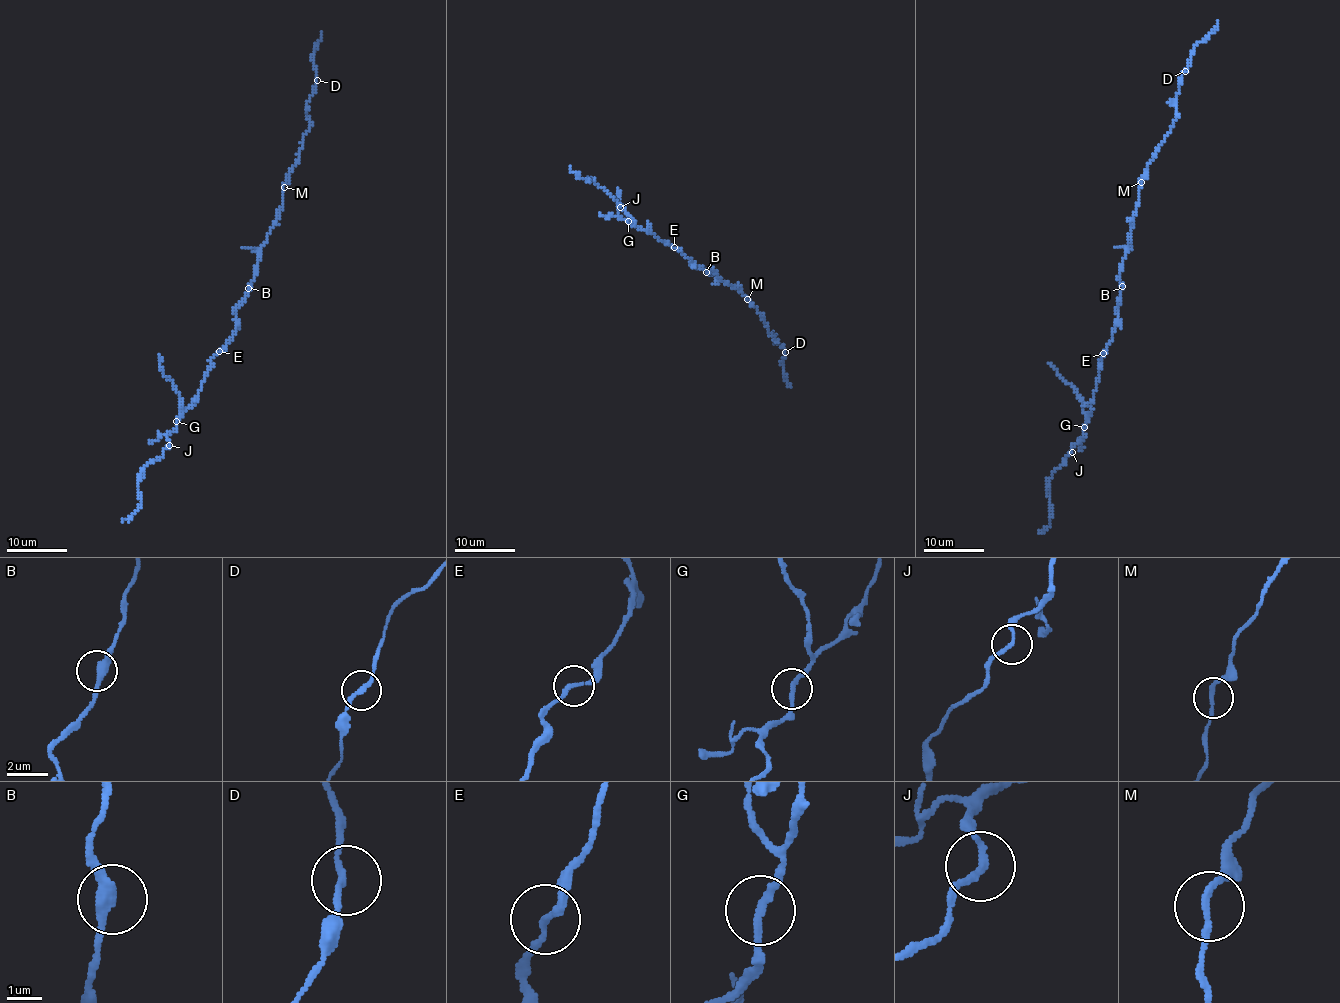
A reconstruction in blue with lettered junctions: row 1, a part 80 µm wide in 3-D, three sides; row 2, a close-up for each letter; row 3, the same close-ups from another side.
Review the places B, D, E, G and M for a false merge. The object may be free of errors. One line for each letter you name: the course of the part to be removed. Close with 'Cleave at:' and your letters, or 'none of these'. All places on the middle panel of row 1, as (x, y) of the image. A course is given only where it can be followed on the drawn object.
Cleave at: none of these

